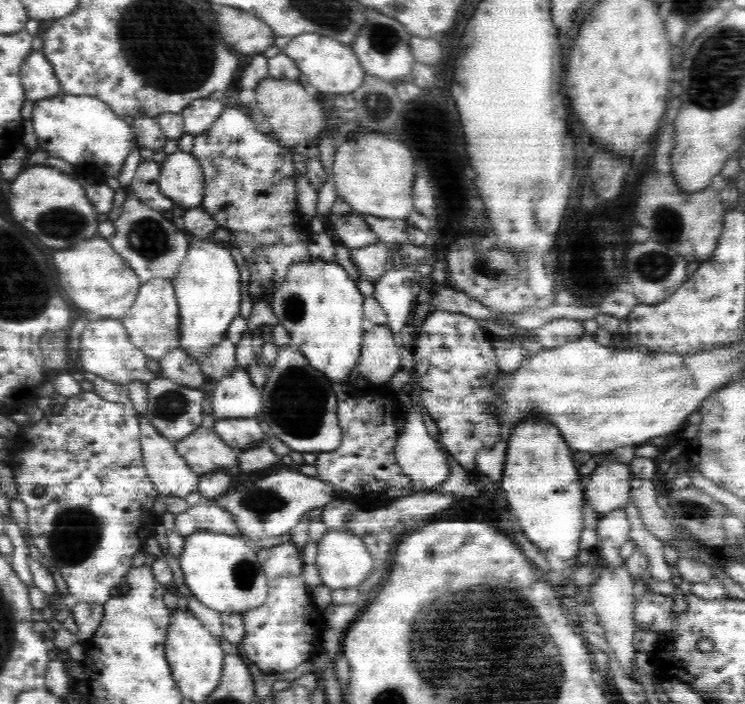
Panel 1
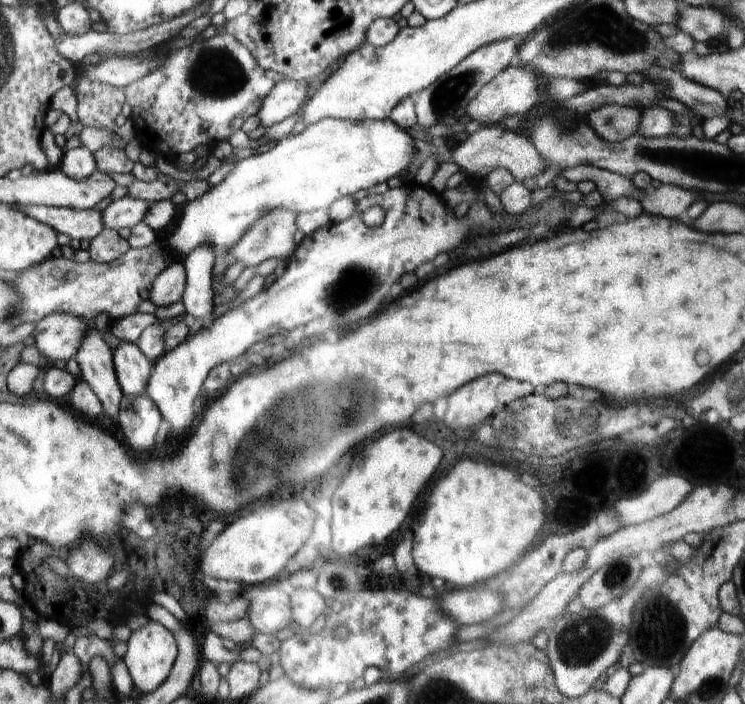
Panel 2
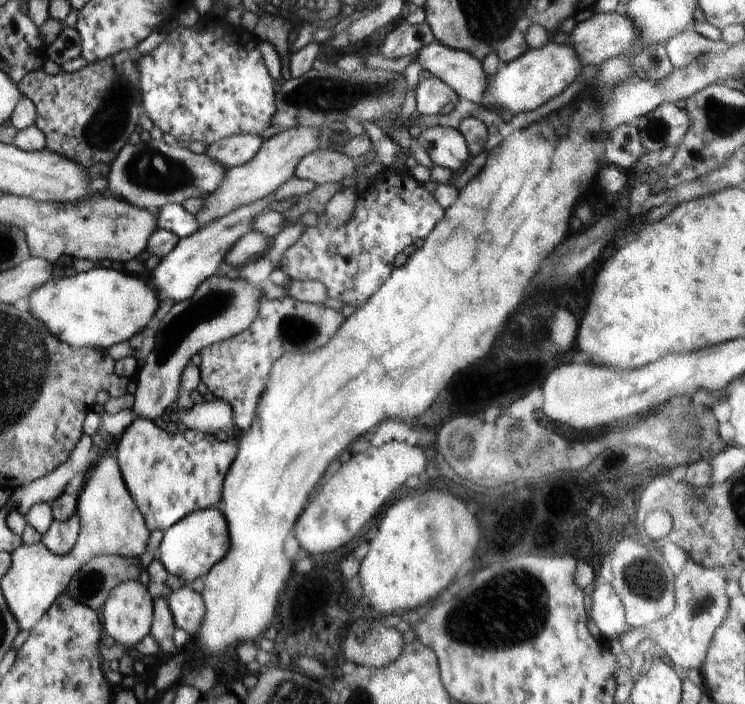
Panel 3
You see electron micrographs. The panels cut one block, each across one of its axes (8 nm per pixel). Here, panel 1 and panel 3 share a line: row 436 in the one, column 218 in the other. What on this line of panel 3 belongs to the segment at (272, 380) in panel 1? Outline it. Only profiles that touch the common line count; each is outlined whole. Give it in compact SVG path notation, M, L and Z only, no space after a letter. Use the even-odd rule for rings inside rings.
M214 274L199 284L189 299L174 303L166 316L156 324L156 346L145 358L145 365L135 377L137 387L133 394L133 412L139 417L154 420L174 405L180 394L178 388L181 386L182 371L192 356L210 344L244 332L252 324L263 299L258 288L240 276L230 280L224 274Z

